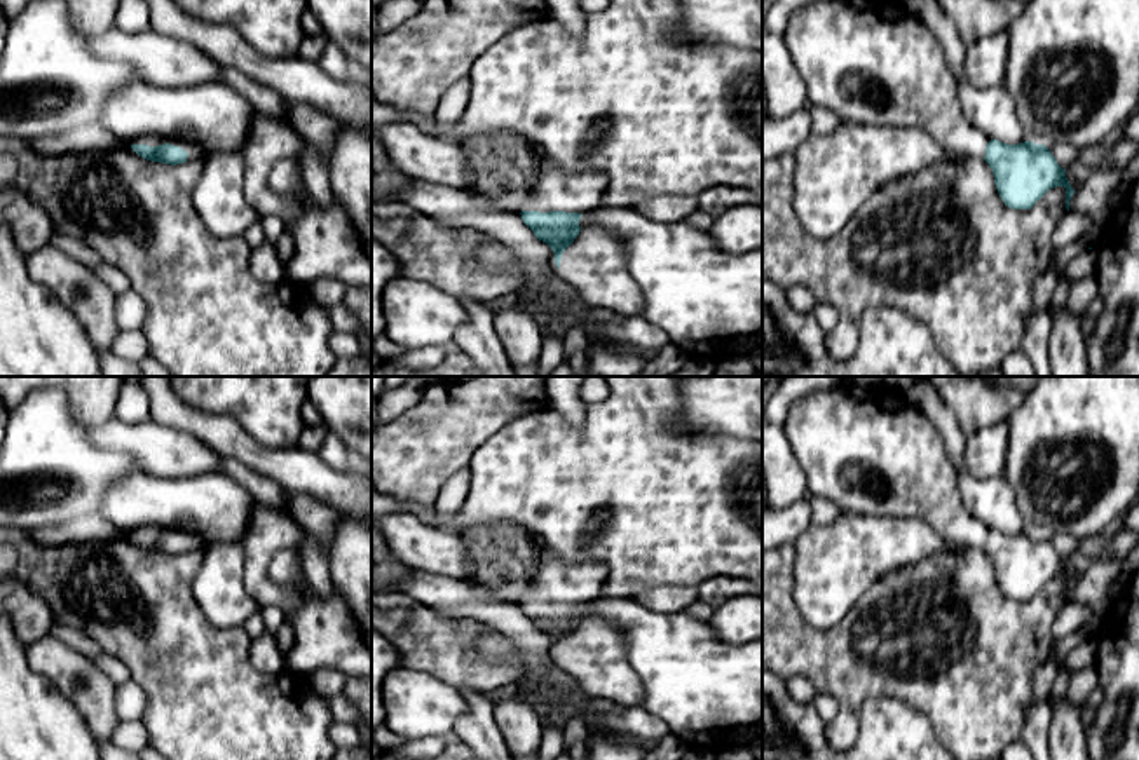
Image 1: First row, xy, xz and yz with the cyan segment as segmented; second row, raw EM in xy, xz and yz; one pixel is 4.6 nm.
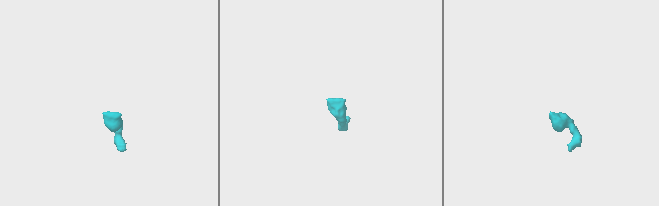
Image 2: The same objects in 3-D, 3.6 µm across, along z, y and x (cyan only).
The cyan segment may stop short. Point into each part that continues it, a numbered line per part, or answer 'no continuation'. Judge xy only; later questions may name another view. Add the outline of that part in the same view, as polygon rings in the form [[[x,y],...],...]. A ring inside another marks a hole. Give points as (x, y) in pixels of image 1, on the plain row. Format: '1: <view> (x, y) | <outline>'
1: xy (194, 541) | [[[145,525],[145,526],[136,526],[136,528],[129,530],[129,535],[140,535],[140,533],[148,535],[148,537],[159,537],[159,535],[164,535],[164,533],[180,537],[188,544],[187,551],[194,551],[194,549],[204,546],[204,542],[199,535],[195,535],[188,530],[183,530],[183,528],[167,528],[167,526],[157,526],[157,525]]]

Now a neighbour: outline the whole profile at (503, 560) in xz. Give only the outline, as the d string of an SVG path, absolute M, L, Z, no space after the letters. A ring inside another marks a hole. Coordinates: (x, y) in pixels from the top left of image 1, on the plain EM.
M490 519L460 532L471 551L469 584L520 605L535 577L535 533L509 519Z

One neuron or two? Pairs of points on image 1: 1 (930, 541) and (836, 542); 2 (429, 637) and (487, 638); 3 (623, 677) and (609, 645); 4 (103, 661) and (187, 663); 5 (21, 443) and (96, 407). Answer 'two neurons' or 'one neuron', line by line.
1: one neuron
2: two neurons
3: one neuron
4: two neurons
5: two neurons

